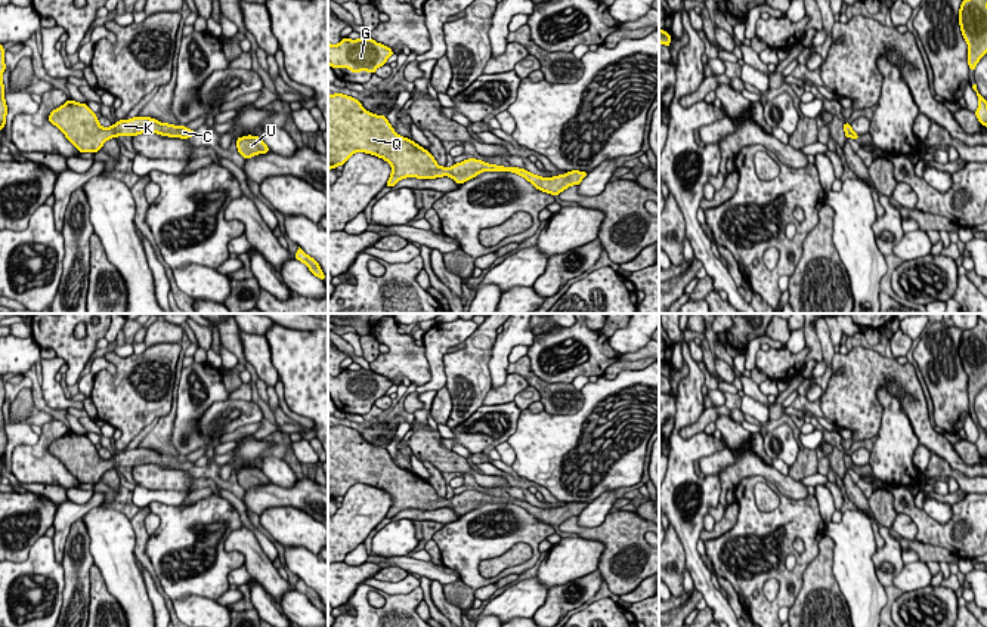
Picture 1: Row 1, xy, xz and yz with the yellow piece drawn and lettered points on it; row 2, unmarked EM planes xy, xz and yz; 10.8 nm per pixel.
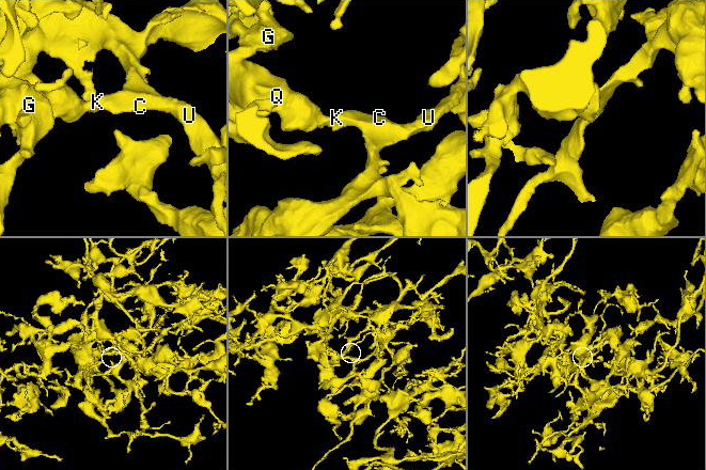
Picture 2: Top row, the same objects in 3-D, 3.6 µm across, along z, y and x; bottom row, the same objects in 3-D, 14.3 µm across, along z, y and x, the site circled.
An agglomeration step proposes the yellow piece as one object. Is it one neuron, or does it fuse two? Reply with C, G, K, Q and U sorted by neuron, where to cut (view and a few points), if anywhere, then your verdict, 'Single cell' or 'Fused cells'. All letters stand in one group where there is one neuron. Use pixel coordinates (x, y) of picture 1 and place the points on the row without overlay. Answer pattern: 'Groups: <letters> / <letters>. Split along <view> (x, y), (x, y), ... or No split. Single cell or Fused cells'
Groups: C G K Q U. No split. Single cell

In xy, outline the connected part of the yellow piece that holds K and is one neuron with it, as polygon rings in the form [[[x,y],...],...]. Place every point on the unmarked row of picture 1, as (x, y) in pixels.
[[[71,430],[53,441],[49,453],[55,455],[80,484],[98,484],[108,470],[117,467],[133,469],[140,464],[158,464],[161,467],[182,470],[195,467],[195,463],[186,457],[173,457],[139,447],[130,451],[120,451],[105,460],[86,435],[78,435]]]

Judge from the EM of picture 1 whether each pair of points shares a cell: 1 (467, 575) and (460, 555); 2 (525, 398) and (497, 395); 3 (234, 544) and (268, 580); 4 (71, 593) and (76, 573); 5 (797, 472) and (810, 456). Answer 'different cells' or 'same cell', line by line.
1: same cell
2: different cells
3: same cell
4: same cell
5: same cell

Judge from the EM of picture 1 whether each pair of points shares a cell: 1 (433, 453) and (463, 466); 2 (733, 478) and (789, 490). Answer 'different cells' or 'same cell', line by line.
1: same cell
2: same cell

